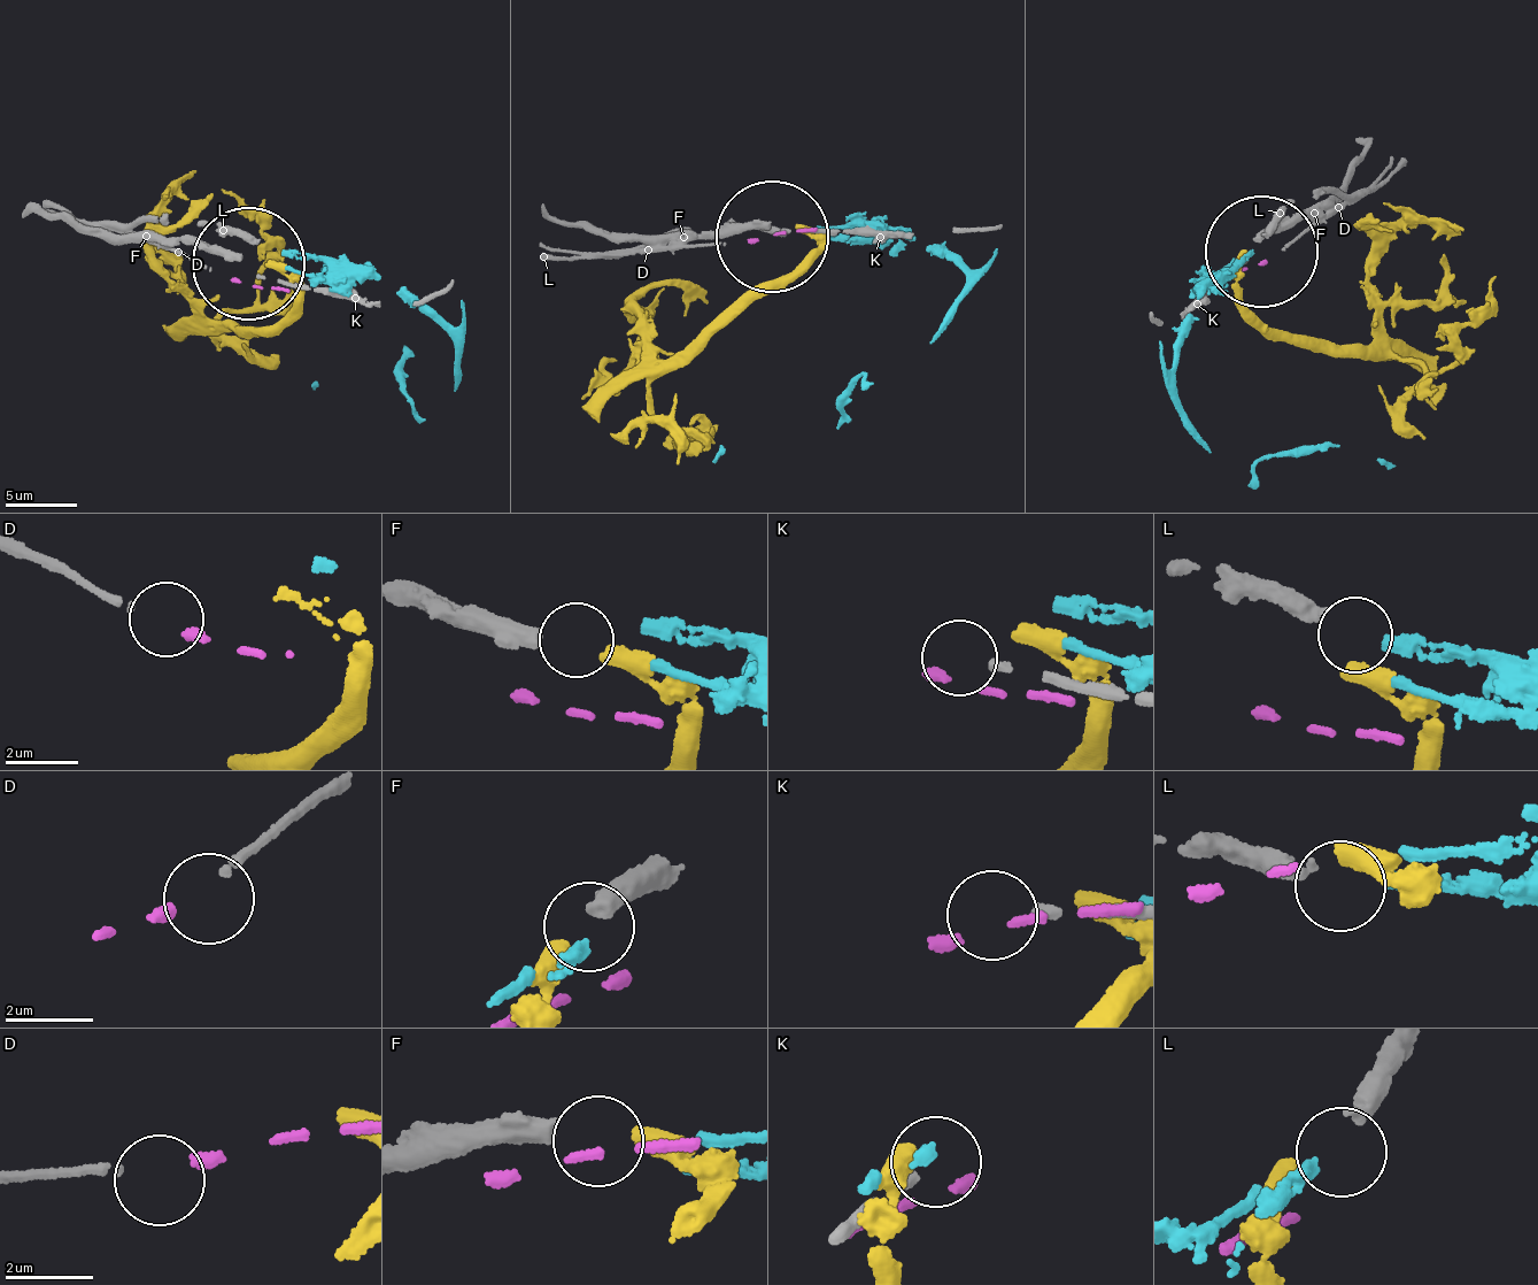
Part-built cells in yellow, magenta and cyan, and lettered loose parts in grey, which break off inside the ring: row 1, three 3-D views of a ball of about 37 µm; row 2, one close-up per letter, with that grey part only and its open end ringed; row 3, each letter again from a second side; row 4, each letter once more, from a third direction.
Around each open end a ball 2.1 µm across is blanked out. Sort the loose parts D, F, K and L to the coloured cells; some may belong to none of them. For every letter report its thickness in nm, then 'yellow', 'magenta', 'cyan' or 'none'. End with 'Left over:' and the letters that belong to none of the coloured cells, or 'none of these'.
D: calibre 170 nm; magenta
F: calibre 440 nm; yellow
K: calibre 220 nm; none
L: calibre 360 nm; cyan
Left over: K

